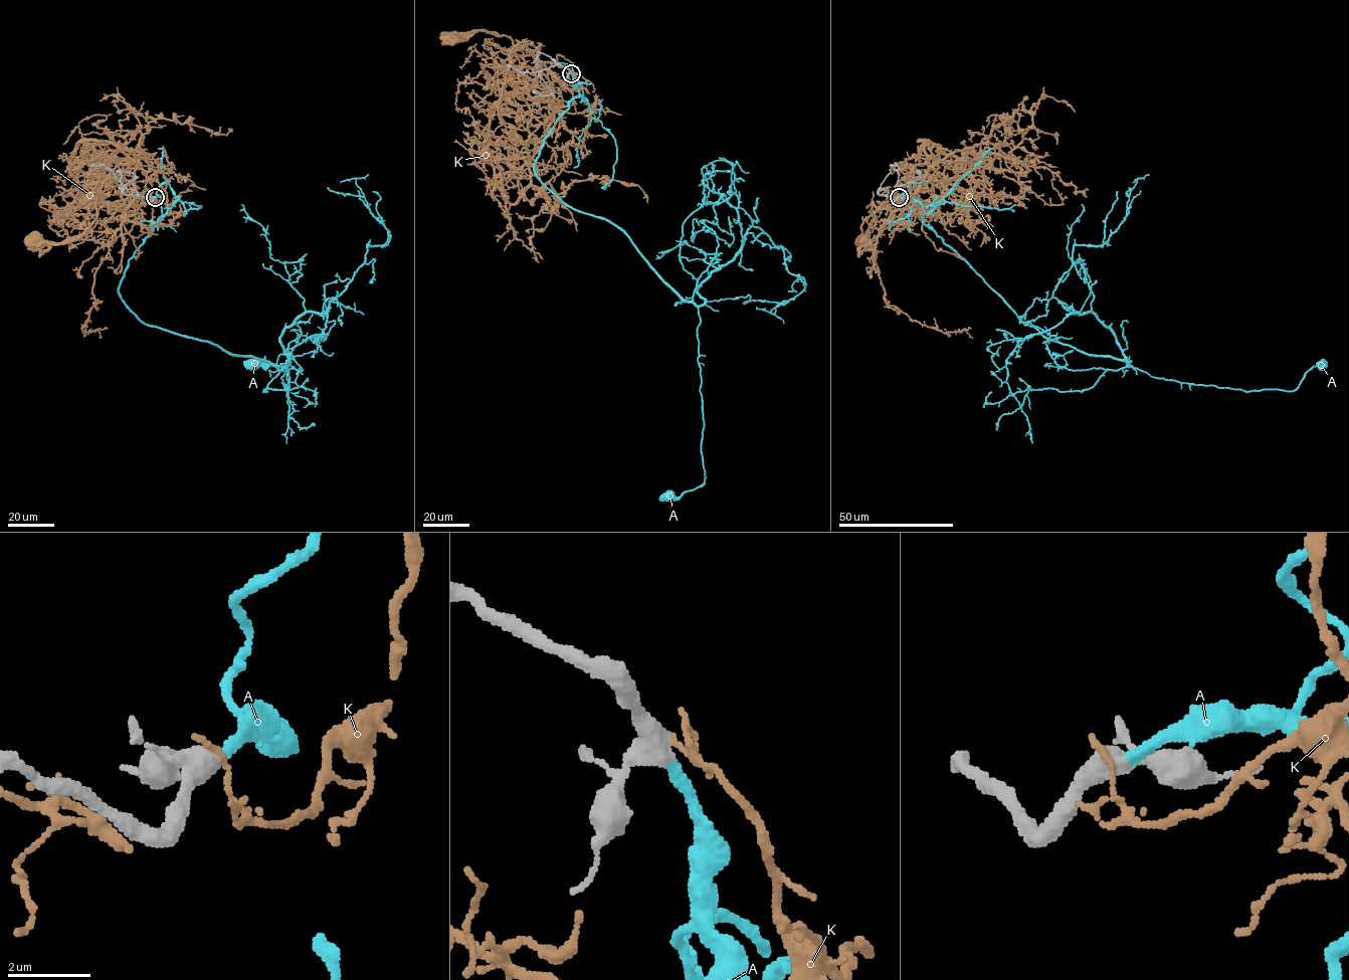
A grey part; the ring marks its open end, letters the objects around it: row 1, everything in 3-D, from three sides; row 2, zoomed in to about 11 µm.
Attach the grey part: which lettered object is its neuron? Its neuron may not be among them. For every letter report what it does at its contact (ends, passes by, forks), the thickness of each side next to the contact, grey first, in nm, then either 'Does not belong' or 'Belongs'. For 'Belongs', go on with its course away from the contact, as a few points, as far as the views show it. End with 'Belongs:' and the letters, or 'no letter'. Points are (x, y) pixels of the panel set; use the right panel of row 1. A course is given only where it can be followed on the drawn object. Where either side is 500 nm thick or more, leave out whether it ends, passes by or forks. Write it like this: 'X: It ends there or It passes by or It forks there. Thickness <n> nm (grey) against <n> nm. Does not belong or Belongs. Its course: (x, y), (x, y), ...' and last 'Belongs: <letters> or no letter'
A: It ends there. Thickness 440 nm (grey) against 260 nm. Belongs. Its course: (899, 197), (917, 200), (923, 222), (1047, 339), (1154, 377), (1246, 391), (1294, 391), (1323, 365)
K: It ends there. Thickness 480 nm (grey) against 150 nm. Does not belong
Belongs: A

